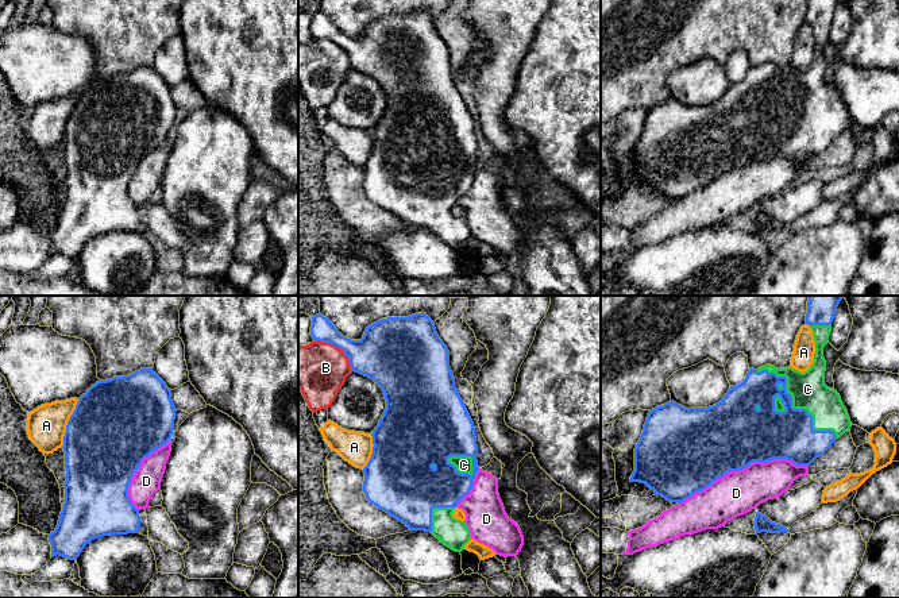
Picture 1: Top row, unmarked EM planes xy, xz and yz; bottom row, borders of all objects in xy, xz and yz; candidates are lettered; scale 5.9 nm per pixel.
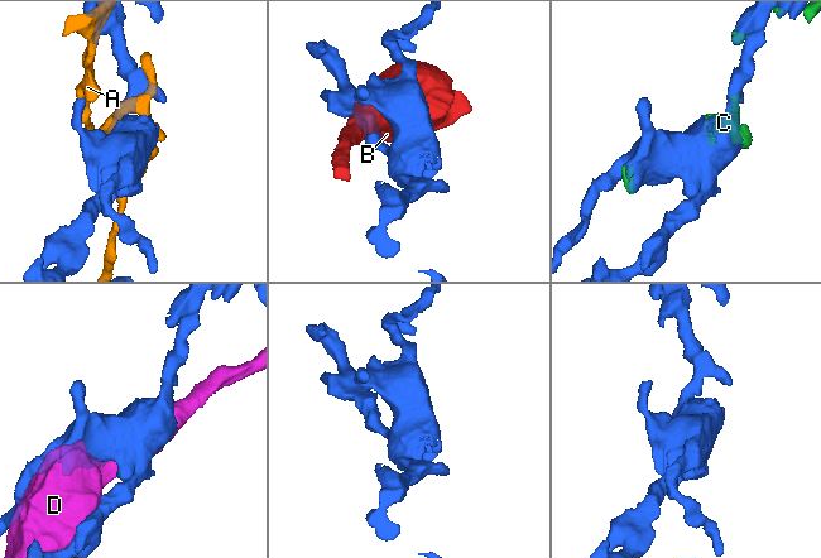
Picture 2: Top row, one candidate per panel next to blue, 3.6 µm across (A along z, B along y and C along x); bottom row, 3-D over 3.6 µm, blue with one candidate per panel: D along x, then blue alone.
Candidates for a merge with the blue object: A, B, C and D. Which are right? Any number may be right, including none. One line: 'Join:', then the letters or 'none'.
Join: C

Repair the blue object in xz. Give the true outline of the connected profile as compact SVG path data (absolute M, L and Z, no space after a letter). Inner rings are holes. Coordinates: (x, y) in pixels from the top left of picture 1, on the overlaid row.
M321 313L312 317L310 335L315 342L332 343L337 348L343 350L350 360L351 370L359 373L364 377L373 379L383 391L386 400L386 409L381 417L378 425L373 431L373 454L363 468L364 481L363 481L363 493L370 504L378 509L386 512L391 517L397 518L405 524L410 531L425 531L431 532L436 539L439 539L445 547L451 548L455 552L462 552L464 545L471 540L471 533L464 521L456 520L452 513L458 506L458 502L464 498L472 489L475 474L478 472L478 445L475 437L474 423L455 387L455 378L450 367L450 351L443 340L439 337L433 321L427 316L427 313L416 313L408 317L387 317L382 319L364 331L364 335L360 340L351 340L344 337L335 325L324 317Z

